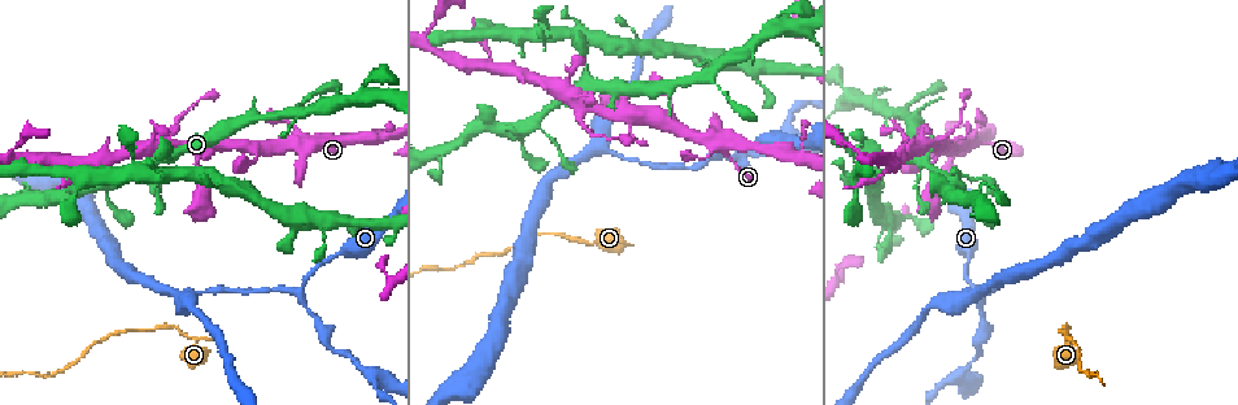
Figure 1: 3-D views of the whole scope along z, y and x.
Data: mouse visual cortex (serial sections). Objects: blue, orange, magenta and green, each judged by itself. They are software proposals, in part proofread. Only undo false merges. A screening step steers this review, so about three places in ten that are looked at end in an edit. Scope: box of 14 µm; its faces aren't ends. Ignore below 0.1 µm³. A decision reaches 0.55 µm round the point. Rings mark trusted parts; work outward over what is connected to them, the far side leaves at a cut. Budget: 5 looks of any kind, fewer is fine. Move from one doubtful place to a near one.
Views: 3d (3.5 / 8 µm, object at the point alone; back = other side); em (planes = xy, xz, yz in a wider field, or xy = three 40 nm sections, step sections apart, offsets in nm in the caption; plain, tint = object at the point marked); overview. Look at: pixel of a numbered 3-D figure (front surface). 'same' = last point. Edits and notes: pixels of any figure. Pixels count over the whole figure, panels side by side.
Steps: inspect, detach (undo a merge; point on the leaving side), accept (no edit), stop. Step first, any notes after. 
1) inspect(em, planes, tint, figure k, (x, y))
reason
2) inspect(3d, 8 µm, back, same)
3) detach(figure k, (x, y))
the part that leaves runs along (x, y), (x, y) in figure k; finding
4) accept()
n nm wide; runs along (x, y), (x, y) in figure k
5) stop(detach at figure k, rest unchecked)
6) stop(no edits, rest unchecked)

inspect(3d, 8 µm, figure 1, (253, 159))
a narrow waist

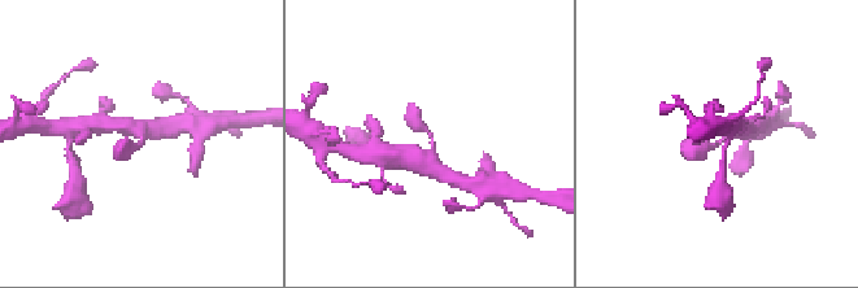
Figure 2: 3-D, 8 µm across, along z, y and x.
inspect(3d, 3.5 µm, figure 2, (430, 133))

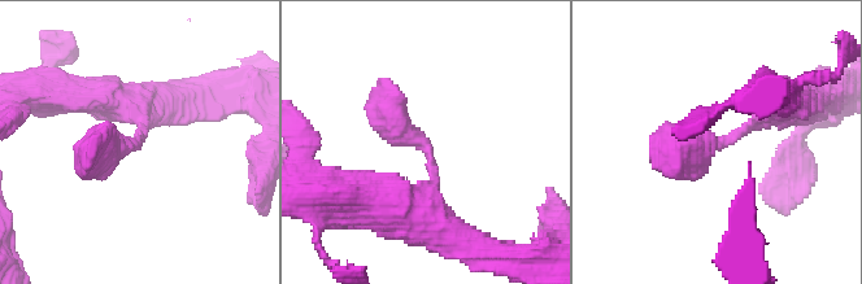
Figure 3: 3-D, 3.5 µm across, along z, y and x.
inspect(em, xy, step 5, tint, figure 3, (426, 154))

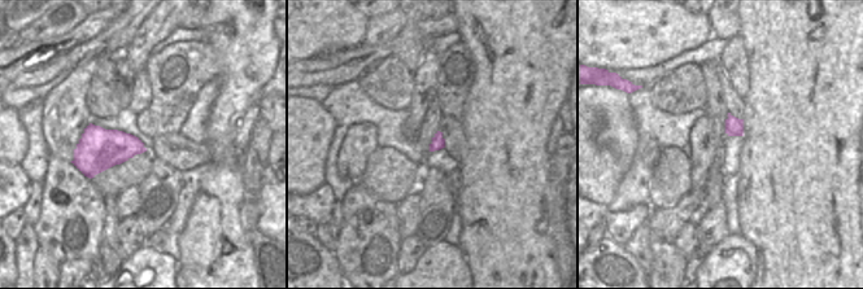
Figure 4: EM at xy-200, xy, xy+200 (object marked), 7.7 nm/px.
accept()
runs along (786, 101), (717, 145), (657, 161) in figure 3; one cell here

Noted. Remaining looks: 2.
inspect(3d, 3.5 µm, back, figure 1, (543, 131))
thick turns thin

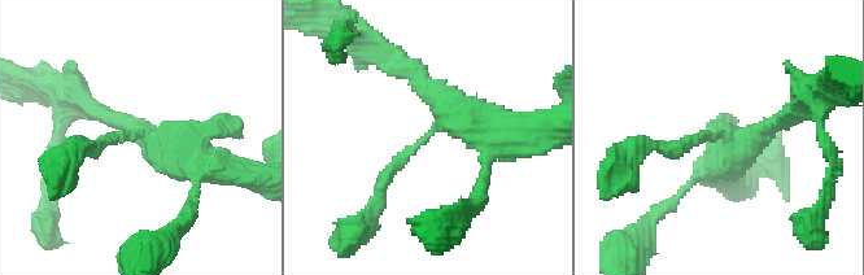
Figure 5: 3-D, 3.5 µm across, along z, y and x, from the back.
inspect(em, xy, step 2, tint, figure 5, (713, 136))
shape alone is not enough

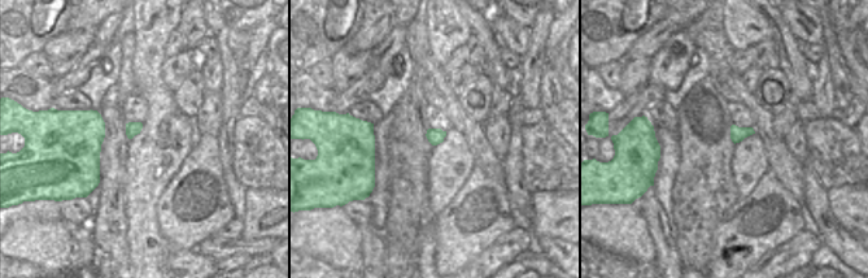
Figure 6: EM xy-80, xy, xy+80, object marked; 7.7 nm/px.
accept()
runs along (427, 87), (450, 110), (395, 164), (375, 204) in figure 5; continuous, no second cell

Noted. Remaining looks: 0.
stop(no edits, rest unchecked)

